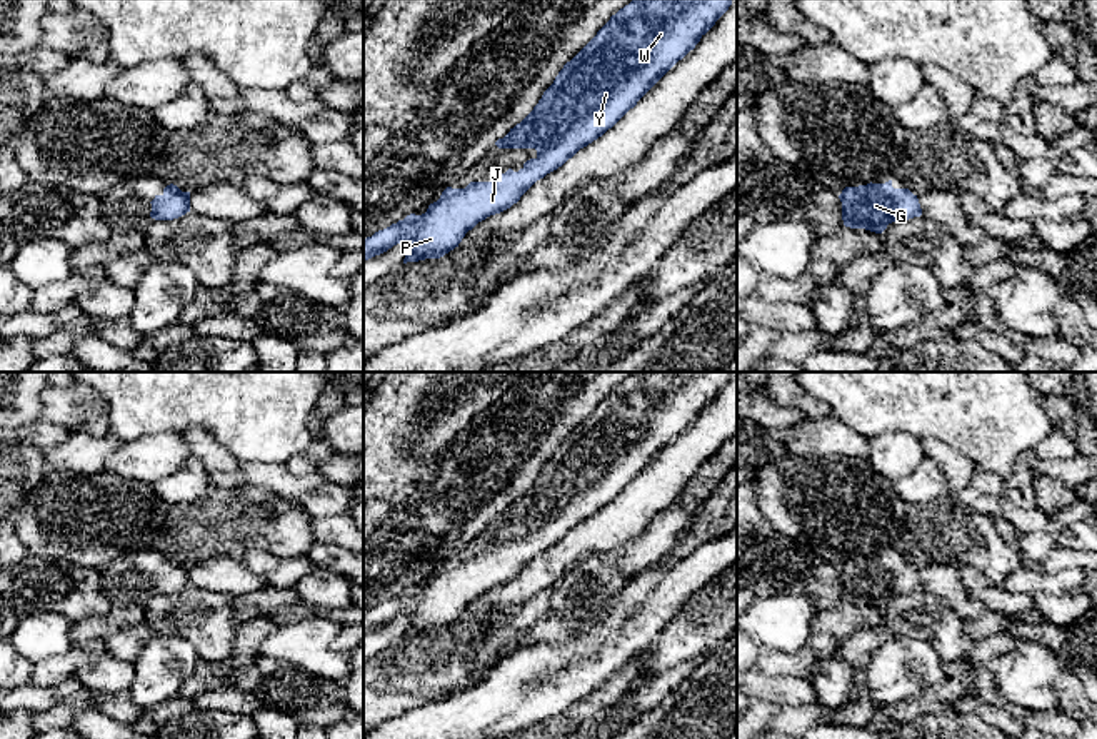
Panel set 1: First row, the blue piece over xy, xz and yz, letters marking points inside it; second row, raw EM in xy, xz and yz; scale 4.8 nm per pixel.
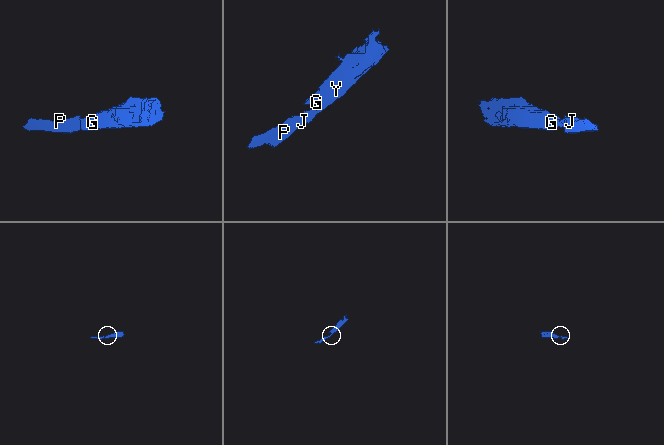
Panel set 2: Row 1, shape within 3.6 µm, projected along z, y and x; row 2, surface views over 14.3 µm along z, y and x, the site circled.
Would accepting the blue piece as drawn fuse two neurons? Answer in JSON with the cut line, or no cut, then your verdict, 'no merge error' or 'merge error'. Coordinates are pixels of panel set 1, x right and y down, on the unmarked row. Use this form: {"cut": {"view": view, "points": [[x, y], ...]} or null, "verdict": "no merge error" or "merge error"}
{"cut": null, "verdict": "no merge error"}

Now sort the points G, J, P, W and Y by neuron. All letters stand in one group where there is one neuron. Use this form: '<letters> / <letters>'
G J P W Y

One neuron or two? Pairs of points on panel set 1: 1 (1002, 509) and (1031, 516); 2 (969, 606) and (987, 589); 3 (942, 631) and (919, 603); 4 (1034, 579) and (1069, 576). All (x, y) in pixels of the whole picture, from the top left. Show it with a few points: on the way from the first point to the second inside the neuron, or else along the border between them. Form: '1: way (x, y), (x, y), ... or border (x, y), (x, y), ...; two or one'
1: way (1009, 512), (1024, 516); one
2: border (956, 569), (964, 588), (986, 608); two
3: way (936, 624), (921, 609); one
4: way (1042, 581), (1061, 581); one

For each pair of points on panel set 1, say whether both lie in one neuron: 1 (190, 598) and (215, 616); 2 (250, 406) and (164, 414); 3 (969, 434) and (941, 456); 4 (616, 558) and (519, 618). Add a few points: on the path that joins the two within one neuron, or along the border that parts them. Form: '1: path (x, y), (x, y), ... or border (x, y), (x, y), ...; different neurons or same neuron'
1: path (194, 604), (209, 616); same neuron
2: path (229, 406), (185, 406); same neuron
3: border (921, 437), (936, 437), (947, 442), (979, 467); different neurons
4: path (592, 569), (542, 603); same neuron

